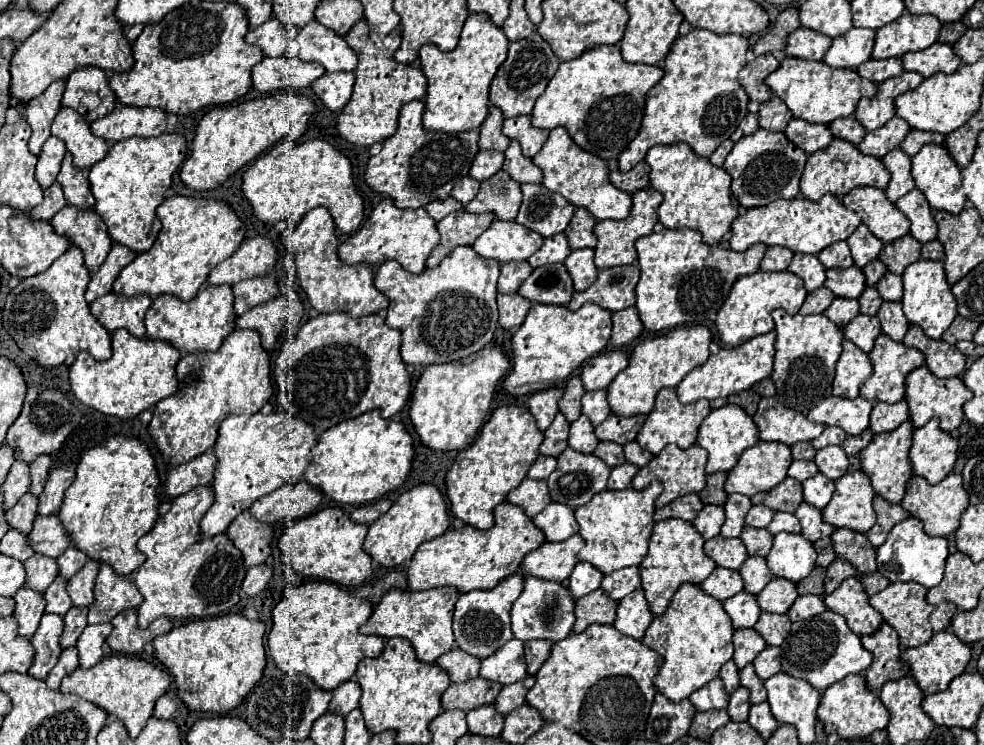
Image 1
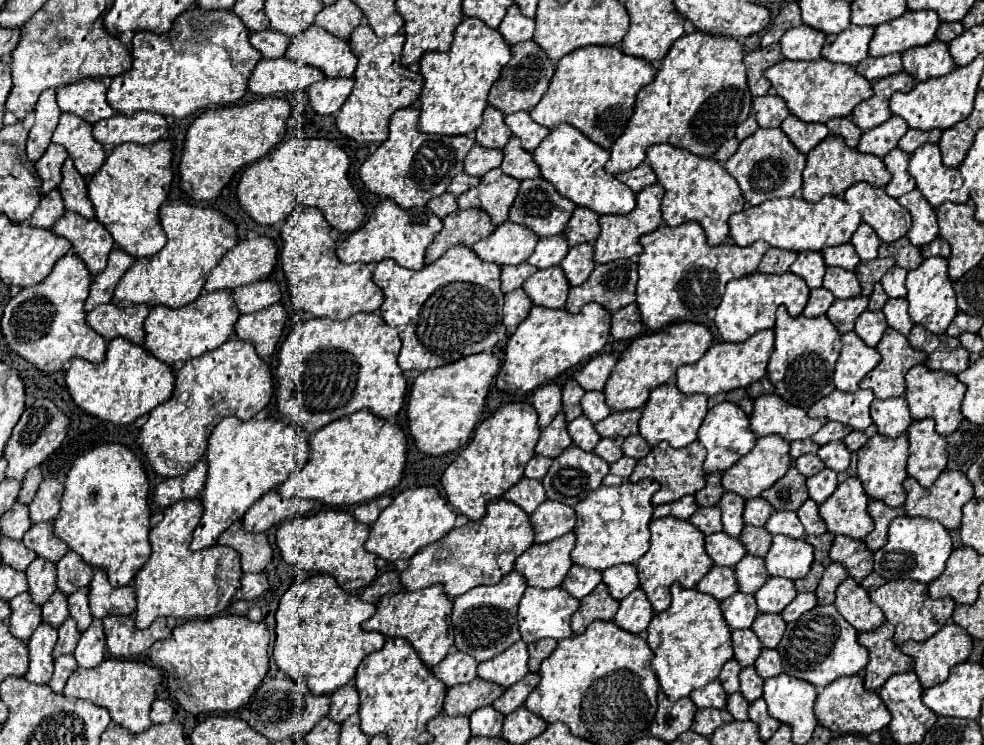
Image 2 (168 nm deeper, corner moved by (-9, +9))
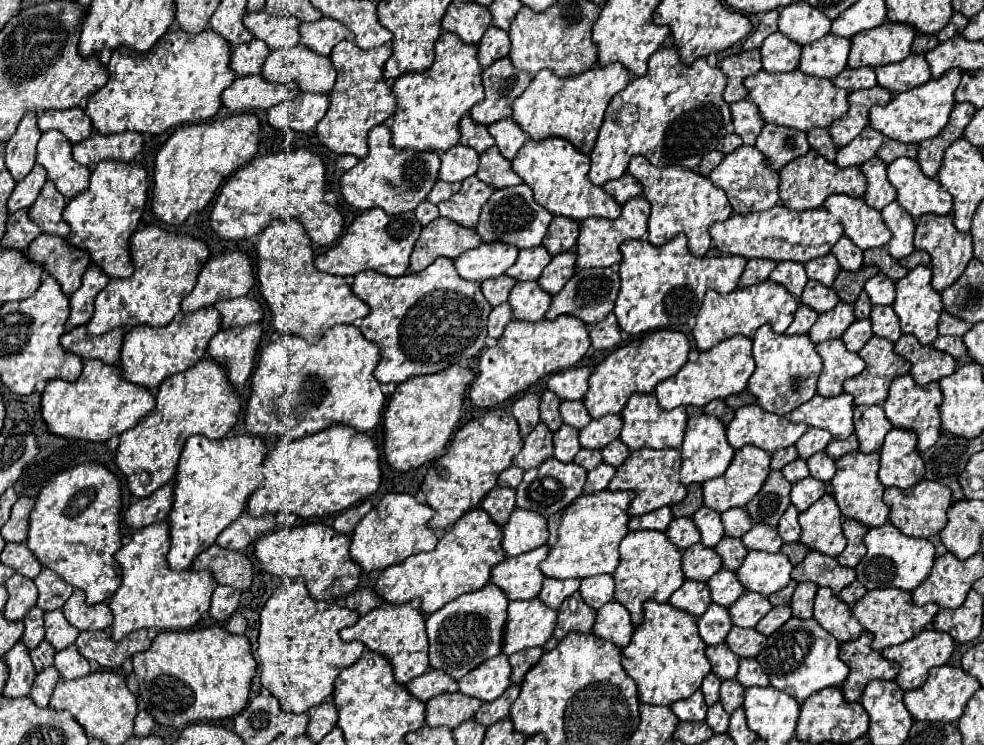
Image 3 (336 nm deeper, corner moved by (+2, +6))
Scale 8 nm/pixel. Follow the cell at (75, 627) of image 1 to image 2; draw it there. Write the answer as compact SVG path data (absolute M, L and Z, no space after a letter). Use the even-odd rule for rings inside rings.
M68 617L58 629L58 643L54 647L54 657L60 657L64 653L72 653L76 649L78 641L80 641L80 633L78 633L76 621L72 621L72 617Z

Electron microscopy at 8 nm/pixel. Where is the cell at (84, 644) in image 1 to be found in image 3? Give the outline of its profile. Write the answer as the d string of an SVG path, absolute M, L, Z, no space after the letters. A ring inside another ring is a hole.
M75 646L57 652L53 666L59 670L63 680L75 680L89 674L89 662L77 652Z

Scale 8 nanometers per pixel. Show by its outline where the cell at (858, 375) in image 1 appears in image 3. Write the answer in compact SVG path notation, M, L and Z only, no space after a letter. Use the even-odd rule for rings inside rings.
M841 340L817 344L817 354L823 360L823 370L817 380L817 394L821 396L839 396L843 392L843 382L861 374L865 368L859 354L849 352Z

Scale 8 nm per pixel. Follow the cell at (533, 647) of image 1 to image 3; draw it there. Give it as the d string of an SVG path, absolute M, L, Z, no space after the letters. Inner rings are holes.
M527 648L523 652L517 652L517 654L511 654L509 656L509 664L511 664L511 682L513 684L521 684L523 682L523 676L527 674L527 670L531 666L537 664L537 660L541 658L543 650L541 648Z

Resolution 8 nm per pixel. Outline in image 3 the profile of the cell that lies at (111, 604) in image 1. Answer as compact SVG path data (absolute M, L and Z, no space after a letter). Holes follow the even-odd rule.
M77 590L65 602L63 616L79 632L83 632L83 630L105 630L113 622L107 604L87 606L85 604L85 596L81 596L81 592L77 592Z

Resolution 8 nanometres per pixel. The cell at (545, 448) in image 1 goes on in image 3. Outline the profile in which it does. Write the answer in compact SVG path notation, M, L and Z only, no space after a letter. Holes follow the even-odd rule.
M543 422L537 424L537 428L525 438L525 446L523 450L513 458L513 464L529 470L529 468L537 468L539 464L543 464L545 458L549 458L553 454L553 442L551 442L553 434L549 432L549 428L545 428Z

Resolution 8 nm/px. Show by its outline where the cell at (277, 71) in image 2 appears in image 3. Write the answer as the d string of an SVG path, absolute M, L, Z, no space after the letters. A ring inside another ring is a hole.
M259 74L235 78L235 82L223 90L221 104L231 112L251 112L251 110L267 110L279 102L289 100L291 94L297 94L297 84L269 84Z

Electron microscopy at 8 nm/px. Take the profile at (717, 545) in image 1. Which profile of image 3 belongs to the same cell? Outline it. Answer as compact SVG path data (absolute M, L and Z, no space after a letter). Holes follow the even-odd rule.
M695 544L695 546L689 546L687 550L683 550L681 568L683 568L685 580L707 582L715 572L721 570L721 560L717 560L717 556L713 556L713 548Z

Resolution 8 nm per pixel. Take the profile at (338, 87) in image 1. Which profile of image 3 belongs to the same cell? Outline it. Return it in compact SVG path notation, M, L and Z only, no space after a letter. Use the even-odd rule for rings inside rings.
M305 94L281 102L267 110L267 124L285 132L309 132L325 116L329 106L327 94Z

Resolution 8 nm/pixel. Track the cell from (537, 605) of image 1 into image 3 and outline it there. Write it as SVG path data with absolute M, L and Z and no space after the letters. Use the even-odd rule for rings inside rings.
M541 600L509 602L509 618L503 636L503 654L511 656L525 648L543 646L553 634L557 610L545 608Z

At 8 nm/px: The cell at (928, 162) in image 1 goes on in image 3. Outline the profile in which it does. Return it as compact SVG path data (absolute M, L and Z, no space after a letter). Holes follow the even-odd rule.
M897 158L887 166L887 180L897 192L897 202L917 220L923 214L945 216L953 210L953 198L941 190L935 178L921 174L917 160Z

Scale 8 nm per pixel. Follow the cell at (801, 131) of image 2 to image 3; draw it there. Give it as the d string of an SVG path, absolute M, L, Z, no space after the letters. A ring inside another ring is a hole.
M765 124L761 128L755 148L761 150L773 170L783 168L797 156L805 156L809 152L805 132L793 132L793 128L777 128L773 124Z

